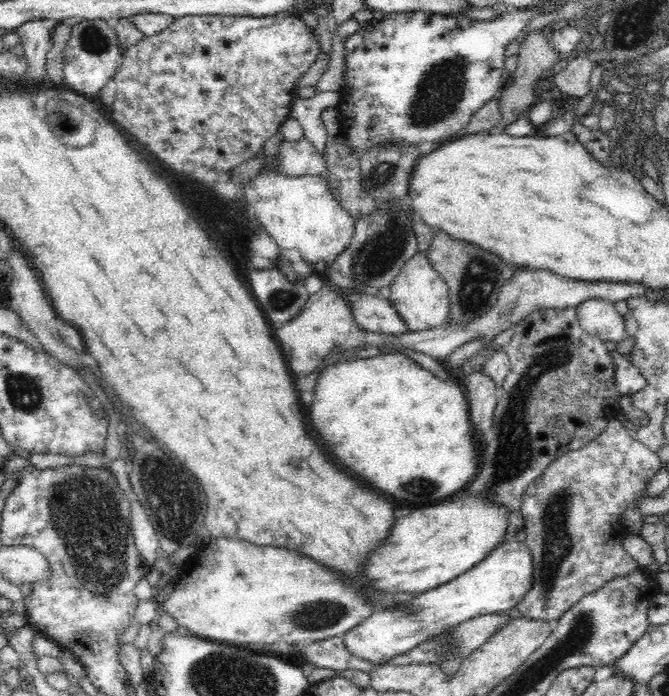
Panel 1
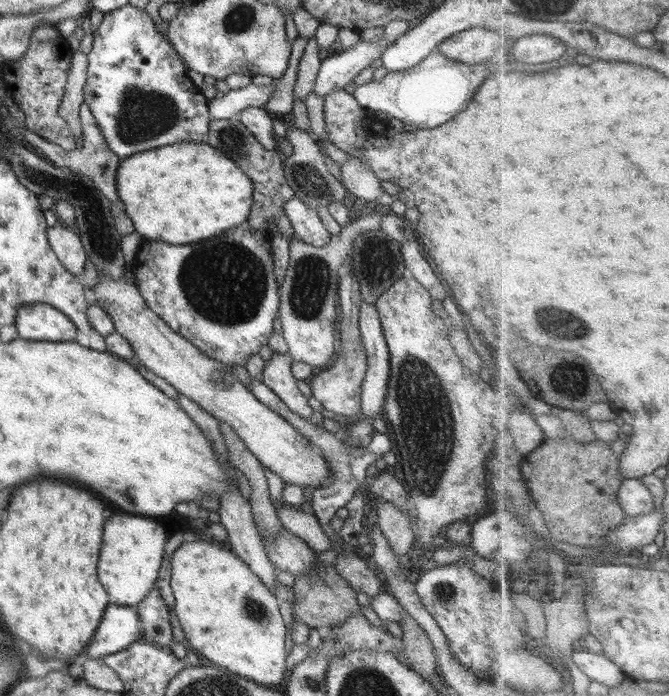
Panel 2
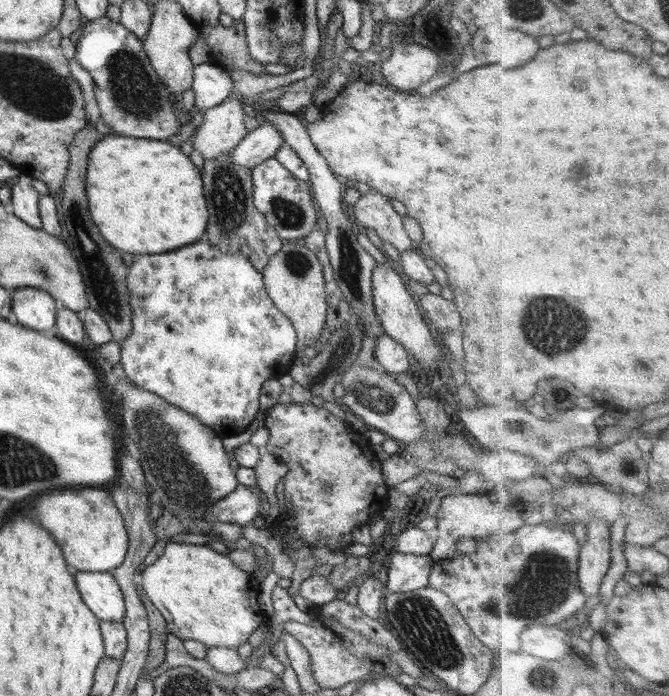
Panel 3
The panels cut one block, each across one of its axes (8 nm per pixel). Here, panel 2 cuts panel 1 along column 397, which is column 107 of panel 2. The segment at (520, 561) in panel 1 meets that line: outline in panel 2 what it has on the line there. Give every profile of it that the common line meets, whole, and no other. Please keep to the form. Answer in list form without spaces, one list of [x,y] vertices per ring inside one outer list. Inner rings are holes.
[[[110,602],[90,643],[72,663],[84,663],[89,659],[101,660],[104,656],[126,650],[130,644],[141,640],[141,623],[136,610]]]

